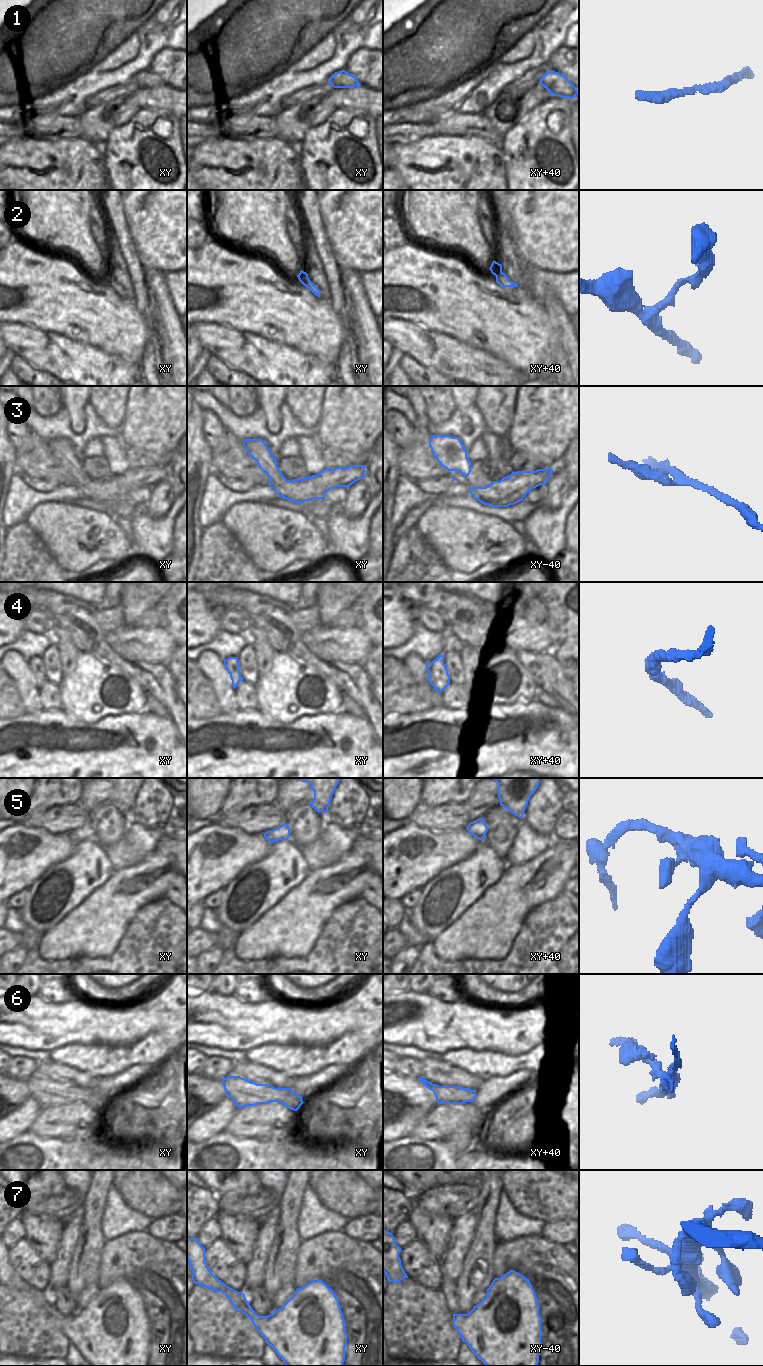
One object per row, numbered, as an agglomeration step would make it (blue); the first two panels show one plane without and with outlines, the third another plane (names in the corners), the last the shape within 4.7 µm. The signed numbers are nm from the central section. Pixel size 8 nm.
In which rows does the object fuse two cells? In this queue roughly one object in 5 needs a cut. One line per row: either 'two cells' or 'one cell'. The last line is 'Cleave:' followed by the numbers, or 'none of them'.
1: one cell
2: one cell
3: two cells
4: one cell
5: one cell
6: two cells
7: one cell
Cleave: 3, 6

